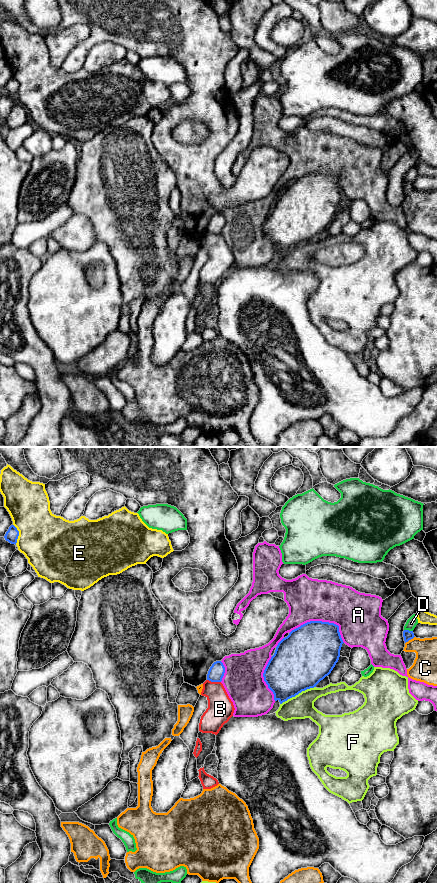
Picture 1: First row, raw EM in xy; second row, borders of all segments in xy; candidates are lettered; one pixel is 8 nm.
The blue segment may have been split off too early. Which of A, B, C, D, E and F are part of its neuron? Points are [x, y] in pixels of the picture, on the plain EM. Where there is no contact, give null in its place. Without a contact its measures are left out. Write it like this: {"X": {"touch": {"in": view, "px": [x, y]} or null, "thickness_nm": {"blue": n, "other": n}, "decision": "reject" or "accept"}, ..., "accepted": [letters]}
{"A": {"touch": {"in": "xy", "px": [321, 173]}, "thickness_nm": {"blue": 440, "other": 340}, "decision": "reject"}, "B": {"touch": {"in": "xy", "px": [214, 233]}, "thickness_nm": {"blue": 130, "other": 220}, "decision": "reject"}, "C": {"touch": {"in": "xy", "px": [409, 191]}, "thickness_nm": {"blue": 80, "other": 190}, "decision": "reject"}, "D": {"touch": {"in": "xy", "px": [408, 182]}, "thickness_nm": {"blue": 80, "other": 90}, "decision": "reject"}, "E": {"touch": {"in": "xy", "px": [18, 86]}, "thickness_nm": {"blue": 100, "other": 440}, "decision": "reject"}, "F": {"touch": {"in": "xy", "px": [297, 246]}, "thickness_nm": {"blue": 440, "other": 200}, "decision": "reject"}, "accepted": []}

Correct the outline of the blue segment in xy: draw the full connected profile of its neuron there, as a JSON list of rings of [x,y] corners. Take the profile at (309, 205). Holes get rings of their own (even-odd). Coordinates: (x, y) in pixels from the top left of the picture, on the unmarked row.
[[[310,173],[292,182],[277,197],[264,225],[264,233],[280,256],[316,239],[340,209],[343,196],[339,178]]]

